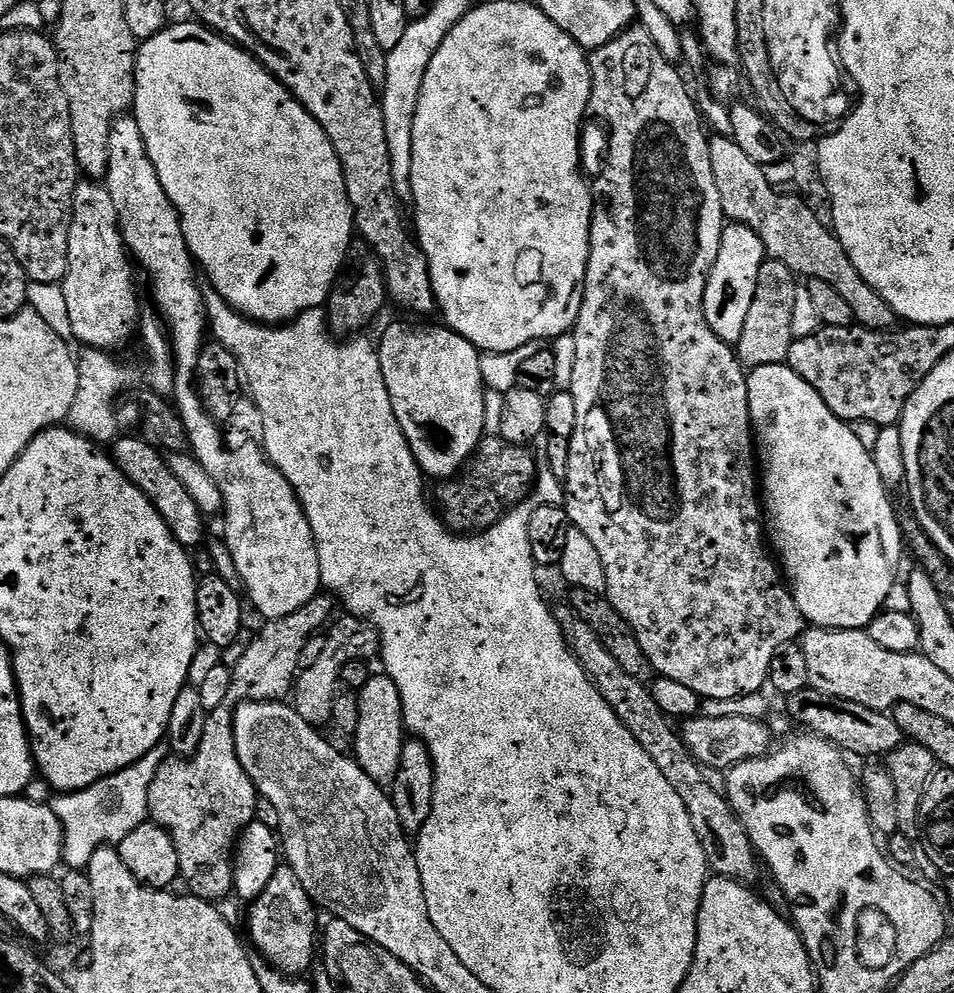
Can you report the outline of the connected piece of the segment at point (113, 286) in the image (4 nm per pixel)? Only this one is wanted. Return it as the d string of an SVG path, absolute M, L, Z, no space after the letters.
M87 178L81 179L74 190L74 202L72 203L72 221L70 222L70 242L68 243L68 269L62 281L64 290L67 313L70 316L70 326L73 327L73 337L78 341L81 340L81 345L84 348L98 348L101 350L116 350L112 348L120 348L127 342L138 328L138 304L136 302L136 284L132 281L132 268L134 269L133 261L128 255L128 249L124 247L124 239L120 233L120 223L118 222L118 210L114 210L114 198L110 198L107 187L103 183L93 182Z

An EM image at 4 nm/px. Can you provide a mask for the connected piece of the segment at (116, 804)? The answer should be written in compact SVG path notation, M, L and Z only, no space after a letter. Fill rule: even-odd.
M163 751L148 752L138 762L99 780L94 786L77 792L53 795L50 807L62 822L64 831L63 863L72 870L87 869L90 858L99 848L119 846L126 834L138 830L148 819L148 798L150 782L164 763Z

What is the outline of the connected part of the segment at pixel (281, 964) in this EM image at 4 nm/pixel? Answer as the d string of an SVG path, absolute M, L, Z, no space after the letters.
M287 866L277 868L270 884L251 901L249 908L252 909L248 912L247 939L250 944L252 939L251 947L256 947L260 951L257 953L284 975L303 977L313 967L312 959L318 956L318 908L306 894L302 882L298 882L294 870Z

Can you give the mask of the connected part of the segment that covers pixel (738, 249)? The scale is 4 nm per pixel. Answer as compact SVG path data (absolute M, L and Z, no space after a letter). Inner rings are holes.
M729 223L722 234L718 258L708 275L704 295L706 322L722 342L737 345L742 338L742 326L746 326L746 314L754 302L754 290L758 290L758 270L766 259L764 243L754 230L741 224Z

